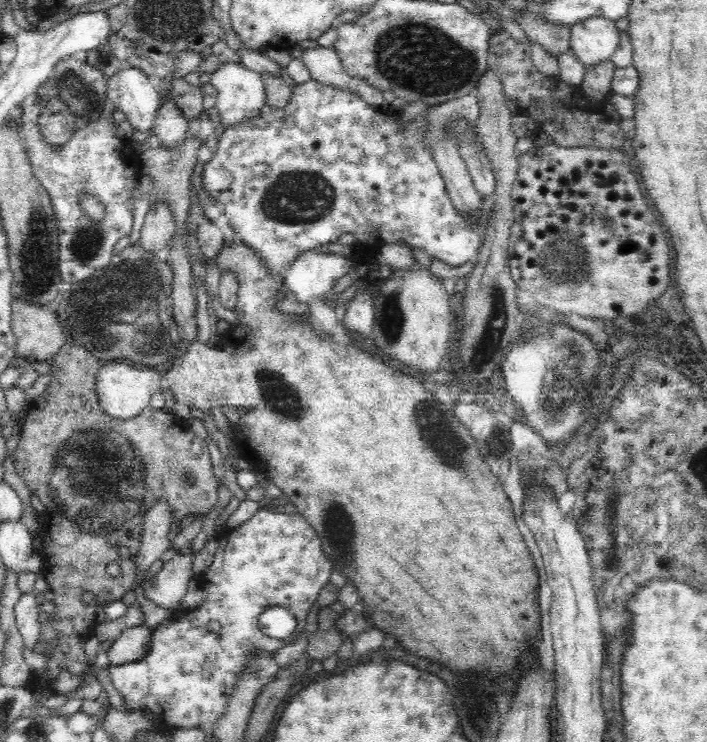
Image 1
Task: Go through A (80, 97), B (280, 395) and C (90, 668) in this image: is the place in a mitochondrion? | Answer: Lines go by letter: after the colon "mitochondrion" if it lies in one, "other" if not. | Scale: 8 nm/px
A: mitochondrion
B: mitochondrion
C: other

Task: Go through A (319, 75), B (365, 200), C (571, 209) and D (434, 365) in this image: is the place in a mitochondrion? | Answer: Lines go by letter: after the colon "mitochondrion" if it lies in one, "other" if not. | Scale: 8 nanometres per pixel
A: other
B: other
C: other
D: other

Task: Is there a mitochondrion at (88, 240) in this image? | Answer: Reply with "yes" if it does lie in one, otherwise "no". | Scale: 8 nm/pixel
yes

